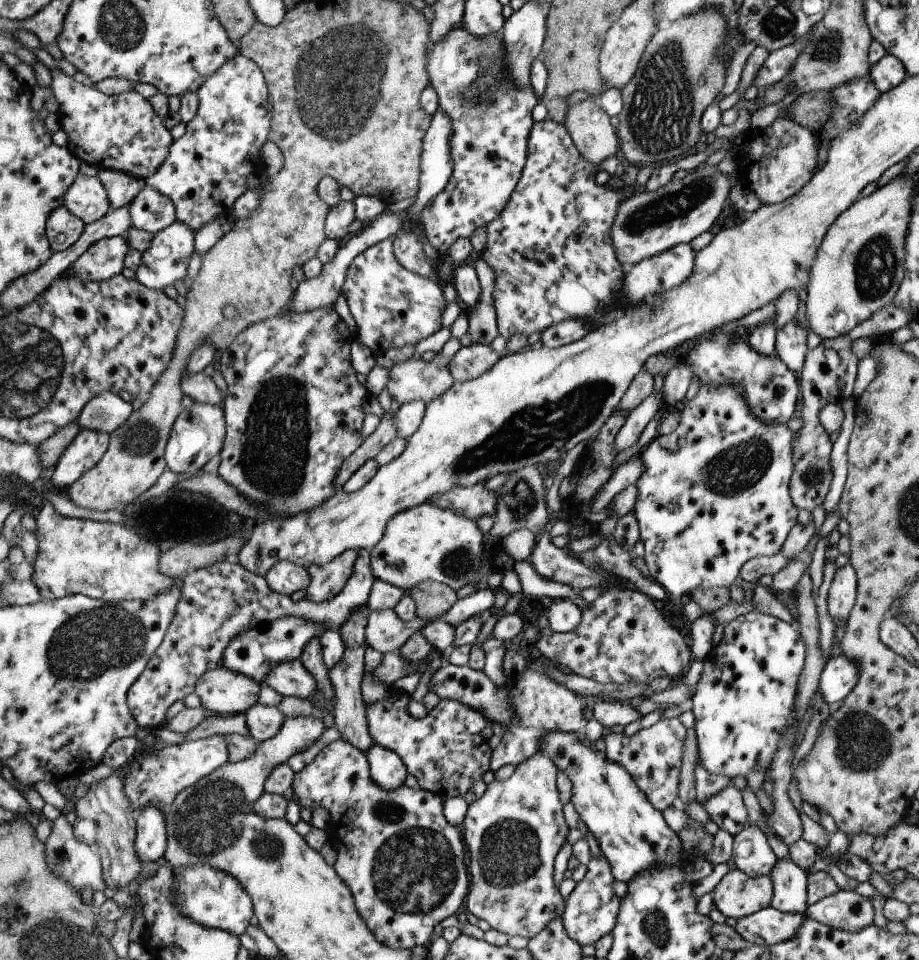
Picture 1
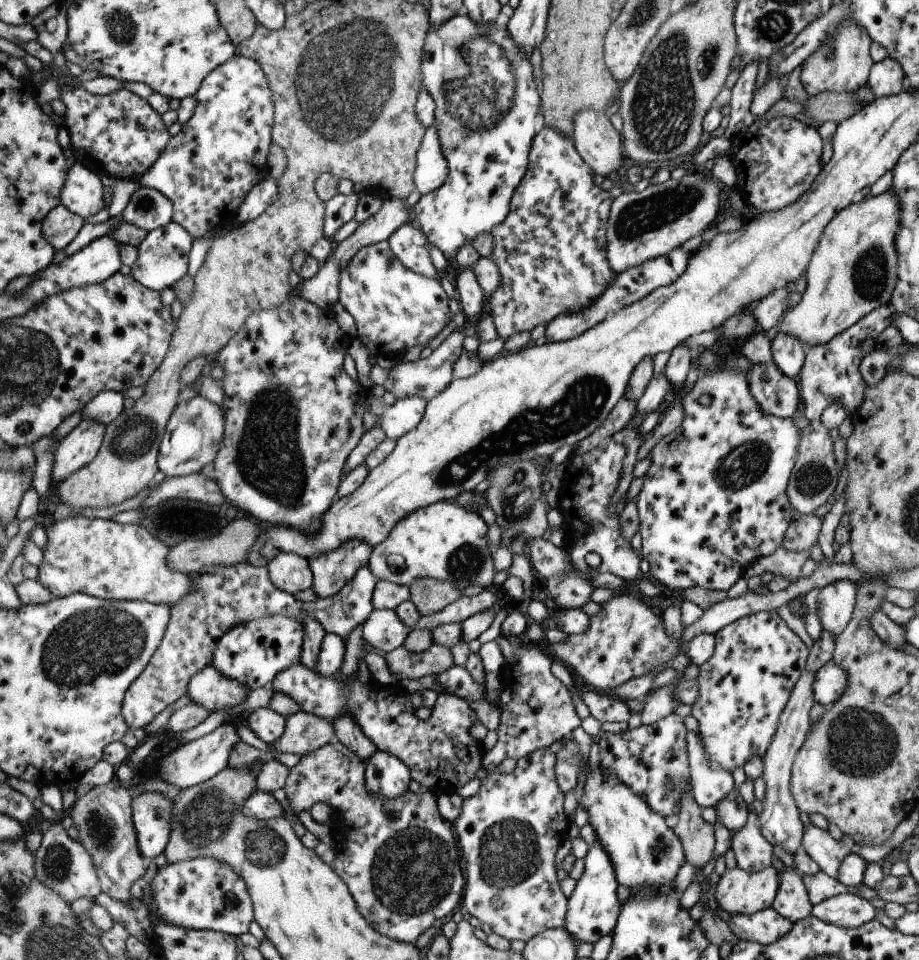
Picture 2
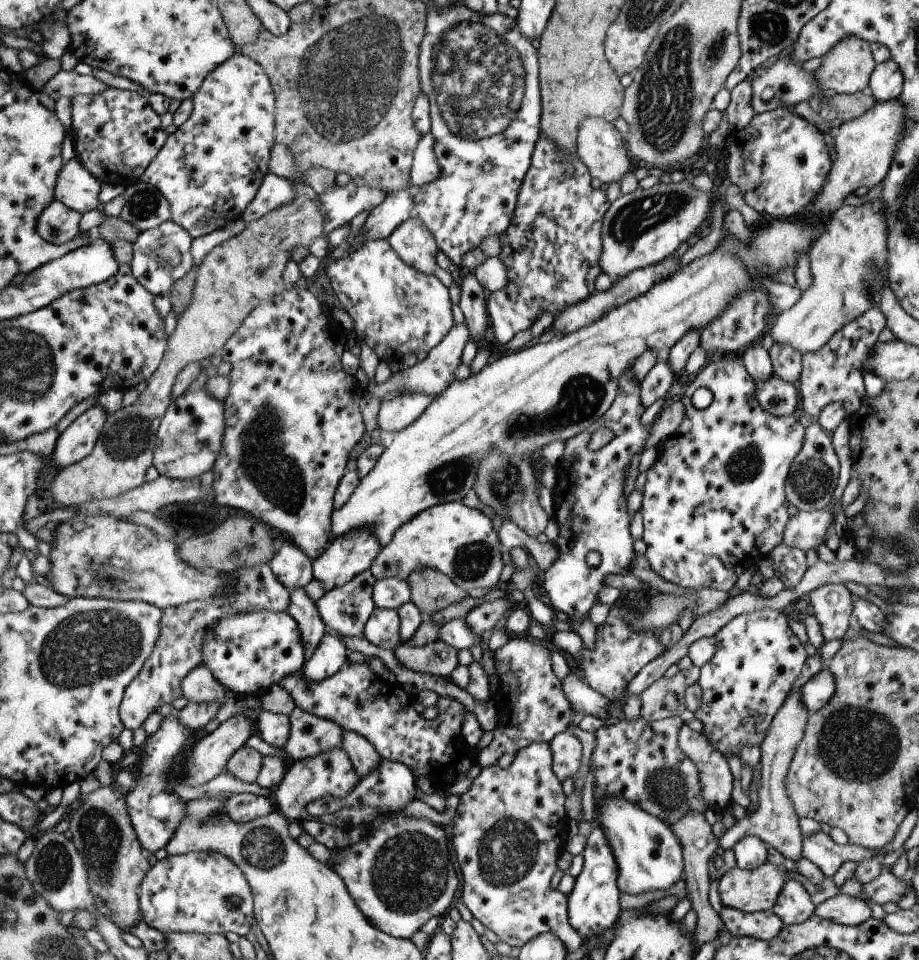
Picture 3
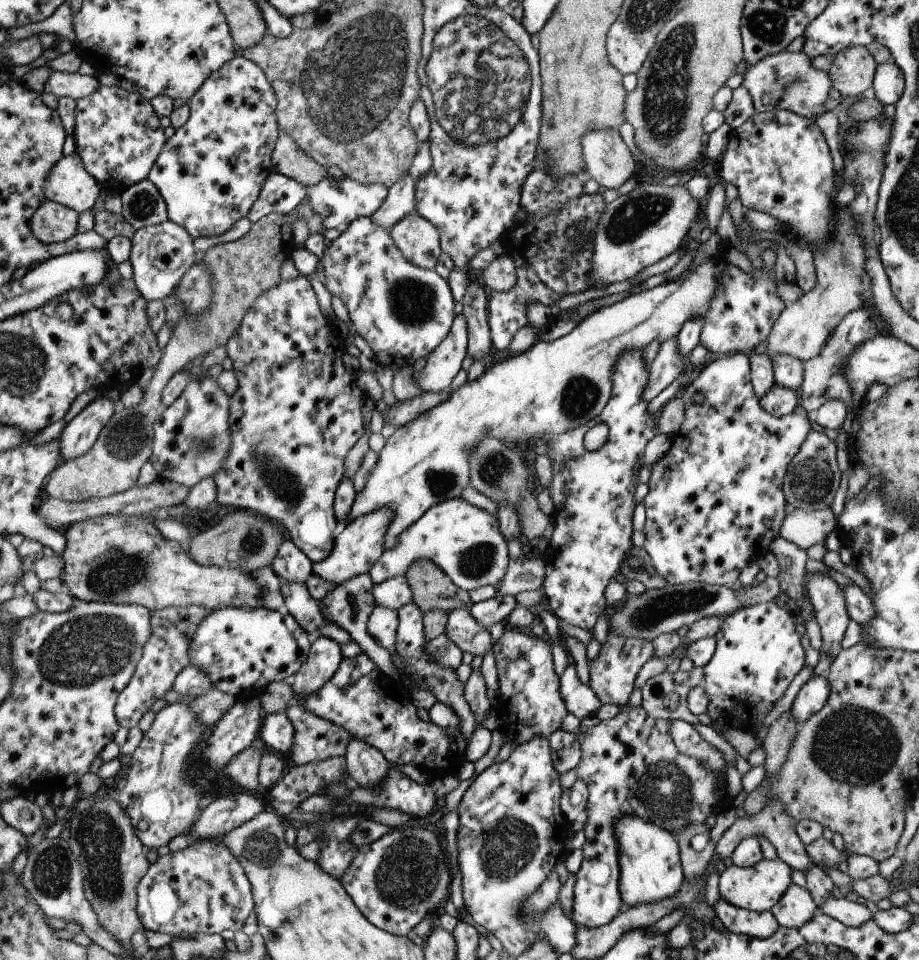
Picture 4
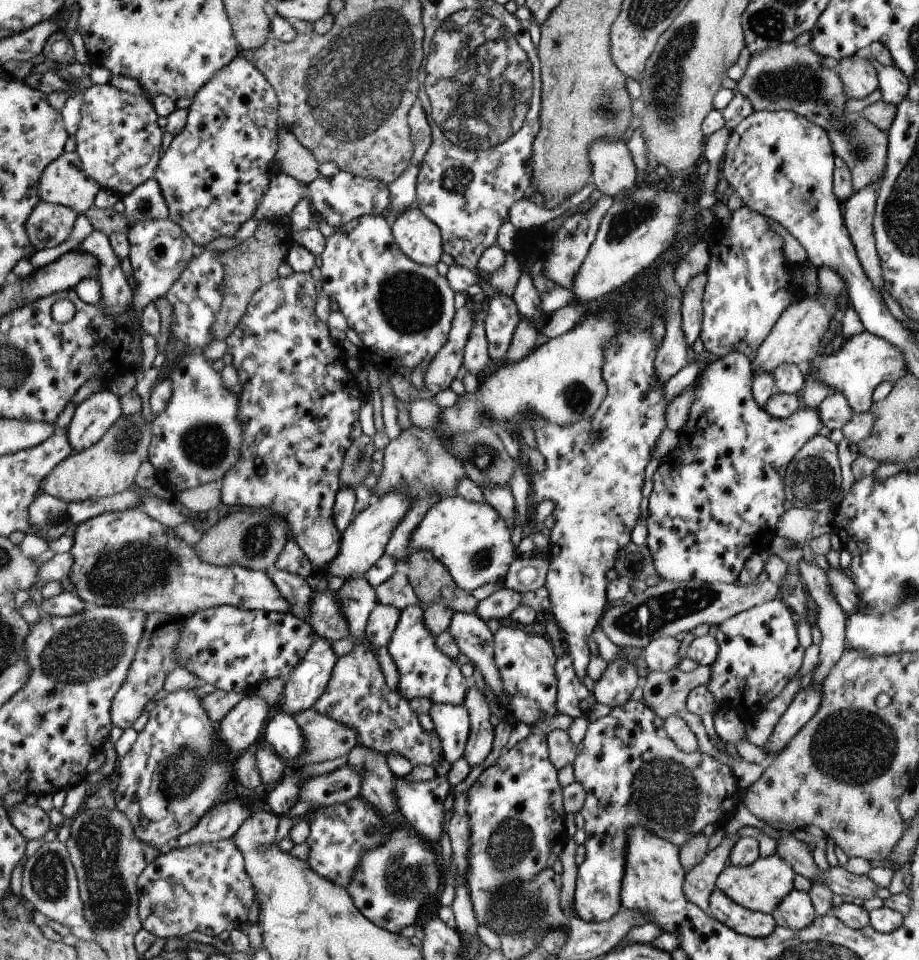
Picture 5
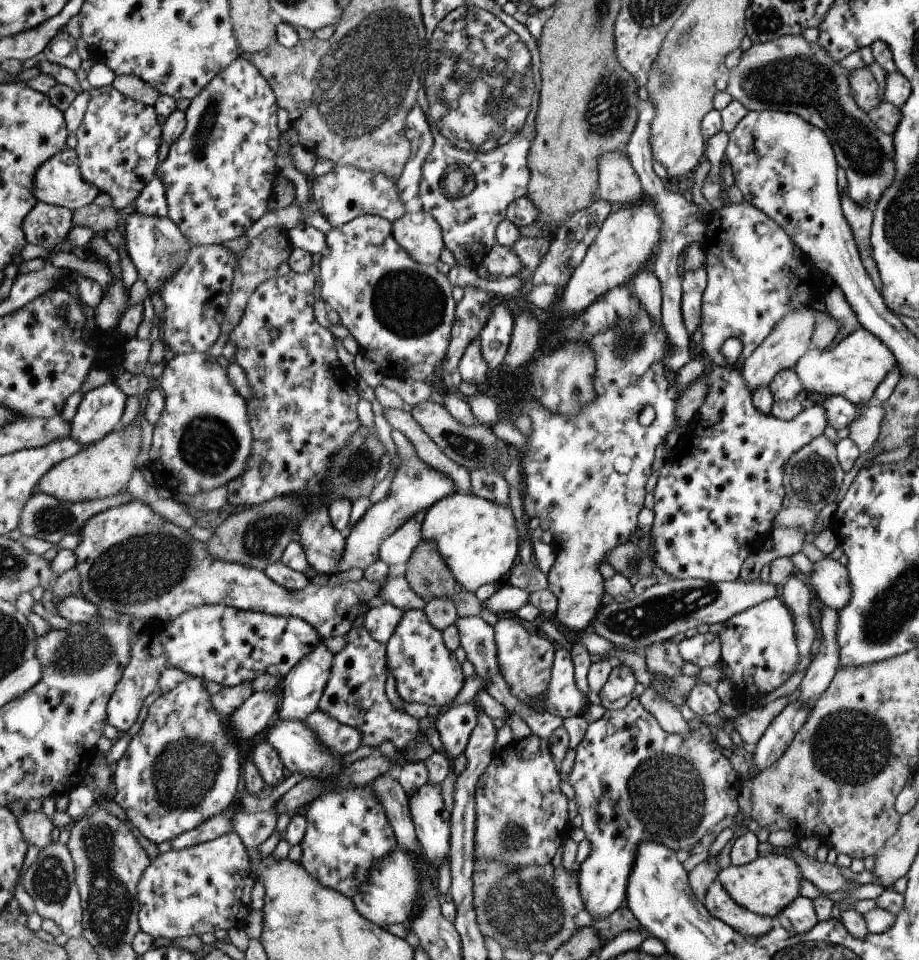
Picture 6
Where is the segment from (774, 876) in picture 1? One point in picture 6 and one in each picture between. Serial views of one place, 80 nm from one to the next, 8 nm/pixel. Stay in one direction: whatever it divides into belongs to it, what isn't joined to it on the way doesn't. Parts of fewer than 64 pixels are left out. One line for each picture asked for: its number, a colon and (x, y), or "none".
2: (791, 901)
3: (792, 906)
4: (795, 907)
5: (795, 911)
6: (798, 916)

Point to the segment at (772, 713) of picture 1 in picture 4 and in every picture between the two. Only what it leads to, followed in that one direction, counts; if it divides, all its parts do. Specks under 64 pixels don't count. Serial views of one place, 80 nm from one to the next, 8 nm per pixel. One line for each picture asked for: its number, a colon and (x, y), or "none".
2: (743, 686)
3: (757, 658)
4: (757, 653)

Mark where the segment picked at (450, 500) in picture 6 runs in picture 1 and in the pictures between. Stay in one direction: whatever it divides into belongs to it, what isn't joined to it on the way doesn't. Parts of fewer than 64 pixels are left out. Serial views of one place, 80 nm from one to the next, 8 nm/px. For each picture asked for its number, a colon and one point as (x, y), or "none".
1: (424, 542)
2: (442, 541)
3: (457, 541)
4: (464, 541)
5: (470, 540)

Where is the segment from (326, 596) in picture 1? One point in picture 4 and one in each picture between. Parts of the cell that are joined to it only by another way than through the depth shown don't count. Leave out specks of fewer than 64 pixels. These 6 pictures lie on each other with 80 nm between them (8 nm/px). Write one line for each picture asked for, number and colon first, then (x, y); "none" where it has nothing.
2: (330, 572)
3: (343, 558)
4: (358, 544)

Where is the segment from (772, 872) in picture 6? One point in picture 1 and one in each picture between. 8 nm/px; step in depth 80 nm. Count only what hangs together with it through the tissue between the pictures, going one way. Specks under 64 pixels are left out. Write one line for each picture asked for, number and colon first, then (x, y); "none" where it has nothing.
1: (735, 896)
2: (736, 892)
3: (756, 890)
4: (757, 888)
5: (760, 886)

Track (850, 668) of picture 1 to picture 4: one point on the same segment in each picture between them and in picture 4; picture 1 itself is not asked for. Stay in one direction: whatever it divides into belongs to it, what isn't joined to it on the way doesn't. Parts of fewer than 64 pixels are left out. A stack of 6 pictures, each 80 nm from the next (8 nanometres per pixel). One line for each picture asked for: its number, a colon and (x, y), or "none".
2: (830, 681)
3: (816, 692)
4: (812, 695)

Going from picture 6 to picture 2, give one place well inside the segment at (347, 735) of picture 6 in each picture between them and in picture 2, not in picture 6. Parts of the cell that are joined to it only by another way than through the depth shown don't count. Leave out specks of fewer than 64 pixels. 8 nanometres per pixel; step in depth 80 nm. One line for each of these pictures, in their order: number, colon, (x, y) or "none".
2: (305, 732)
3: (309, 735)
4: (317, 738)
5: (326, 739)

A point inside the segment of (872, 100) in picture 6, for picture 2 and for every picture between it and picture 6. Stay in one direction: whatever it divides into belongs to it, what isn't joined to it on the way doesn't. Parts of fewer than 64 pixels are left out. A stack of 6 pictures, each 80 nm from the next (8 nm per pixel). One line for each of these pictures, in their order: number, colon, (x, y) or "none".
2: (841, 63)
3: (845, 68)
4: (851, 71)
5: (857, 76)

